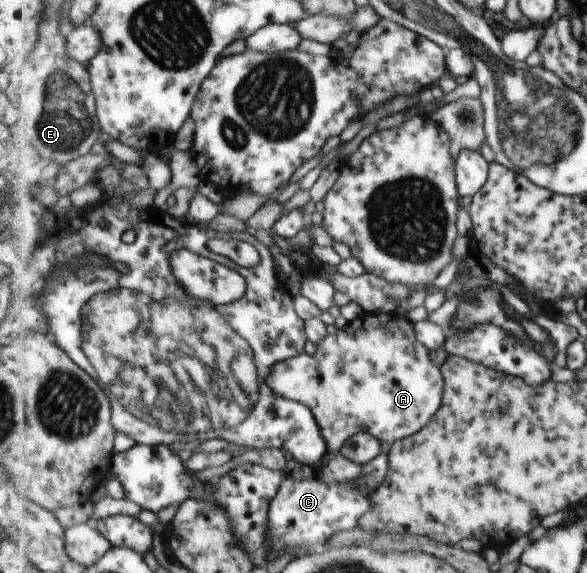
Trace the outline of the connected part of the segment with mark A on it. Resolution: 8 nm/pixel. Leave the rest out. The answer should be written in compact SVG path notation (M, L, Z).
M397 312L365 314L358 317L355 323L351 323L351 325L355 327L354 331L347 326L335 334L325 336L325 339L322 339L316 345L317 351L313 355L307 351L303 351L299 356L292 357L291 360L284 360L281 361L281 363L277 363L275 367L272 368L272 373L267 379L268 384L274 389L275 393L279 393L282 398L301 402L309 406L309 409L313 410L322 432L324 433L328 451L332 454L339 453L353 436L361 432L369 432L375 437L378 437L383 443L395 444L396 441L404 440L406 437L420 432L432 420L432 417L439 411L444 399L445 378L441 371L441 367L435 367L435 365L433 365L433 361L431 361L431 357L429 357L430 350L417 339L415 326L410 323L406 315L401 315Z

